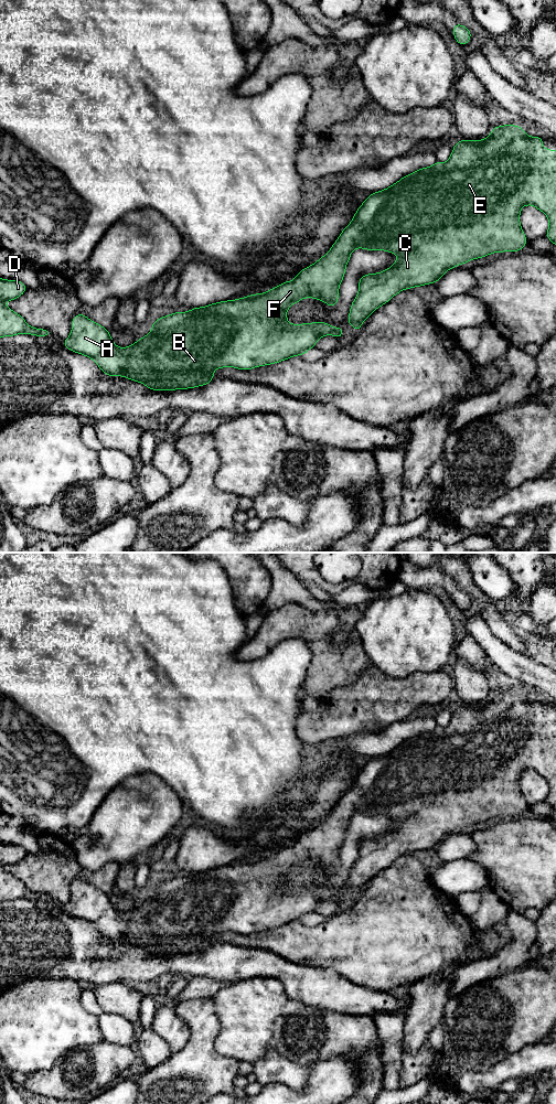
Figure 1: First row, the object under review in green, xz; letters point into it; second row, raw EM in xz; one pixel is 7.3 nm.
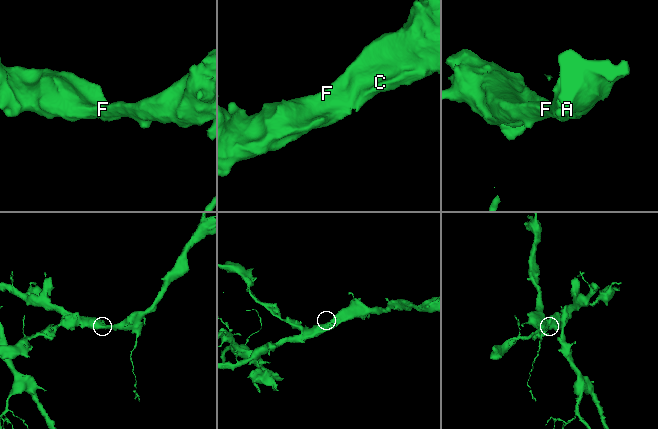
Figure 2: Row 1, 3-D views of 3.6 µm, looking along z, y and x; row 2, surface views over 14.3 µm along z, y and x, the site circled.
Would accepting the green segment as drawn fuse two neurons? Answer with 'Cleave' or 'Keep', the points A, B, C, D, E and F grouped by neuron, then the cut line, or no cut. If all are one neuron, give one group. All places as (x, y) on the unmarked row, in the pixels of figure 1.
Keep. Groups: A B C D E F. No split

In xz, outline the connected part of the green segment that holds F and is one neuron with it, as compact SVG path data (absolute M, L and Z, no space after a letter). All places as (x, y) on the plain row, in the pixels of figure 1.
M514 689L492 693L486 704L461 704L453 710L447 727L437 726L431 731L405 740L385 754L370 759L328 818L303 833L292 846L282 847L264 858L211 868L188 877L174 877L159 882L151 889L152 894L146 901L127 912L116 911L106 892L79 878L73 882L71 899L63 910L92 923L104 939L140 946L151 955L194 953L207 950L215 942L213 936L217 933L235 932L247 935L304 920L314 912L321 901L334 900L342 903L343 892L334 892L325 887L290 889L287 886L287 875L304 862L324 866L329 871L335 870L345 832L355 813L385 815L398 821L392 832L360 843L359 858L351 869L346 886L357 897L370 879L405 854L437 847L446 836L471 824L493 817L520 816L527 808L520 787L521 773L525 770L533 770L547 781L549 792L545 801L556 811L556 716L544 714L543 704L530 701L521 690Z

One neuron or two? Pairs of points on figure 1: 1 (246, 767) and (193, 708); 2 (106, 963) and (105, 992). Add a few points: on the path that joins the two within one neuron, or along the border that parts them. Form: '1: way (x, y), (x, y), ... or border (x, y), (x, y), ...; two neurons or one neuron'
1: way (232, 752), (225, 741), (206, 722); one neuron
2: border (123, 981), (98, 985); two neurons

